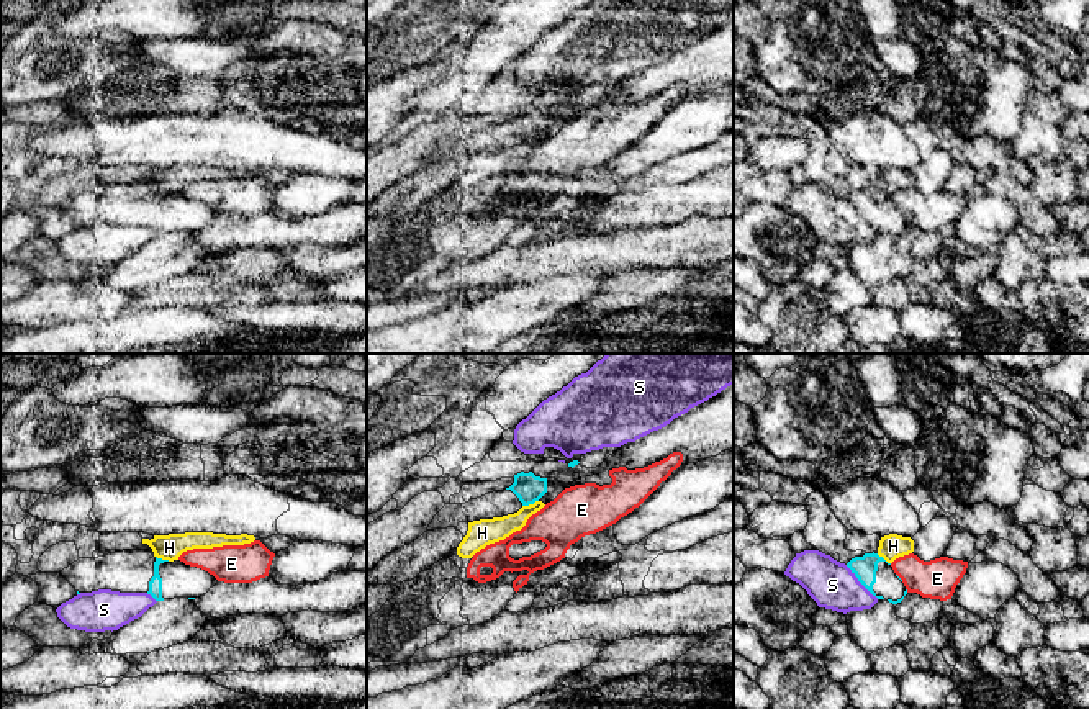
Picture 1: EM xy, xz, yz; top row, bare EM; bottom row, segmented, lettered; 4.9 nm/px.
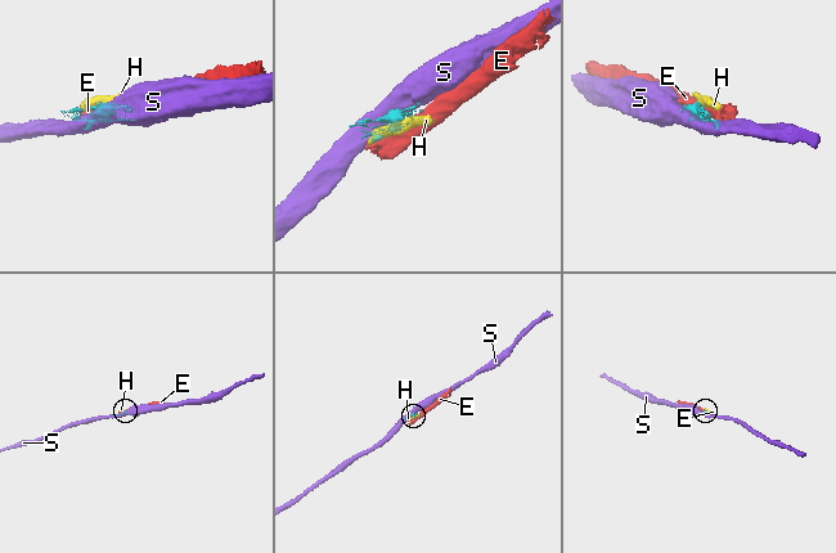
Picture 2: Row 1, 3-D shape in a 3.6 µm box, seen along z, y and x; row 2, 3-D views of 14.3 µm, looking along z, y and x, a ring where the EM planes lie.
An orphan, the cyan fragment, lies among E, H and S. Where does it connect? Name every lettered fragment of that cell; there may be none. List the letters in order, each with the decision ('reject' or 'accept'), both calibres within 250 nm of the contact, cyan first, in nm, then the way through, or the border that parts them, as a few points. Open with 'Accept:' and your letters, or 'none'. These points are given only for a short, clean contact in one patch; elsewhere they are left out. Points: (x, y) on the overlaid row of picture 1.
Accept: none
E: reject; calibres 20 and 190 nm
H: reject; calibres 140 and 130 nm; border xz (537, 500), (523, 506)
S: reject; calibres 120 and 240 nm

